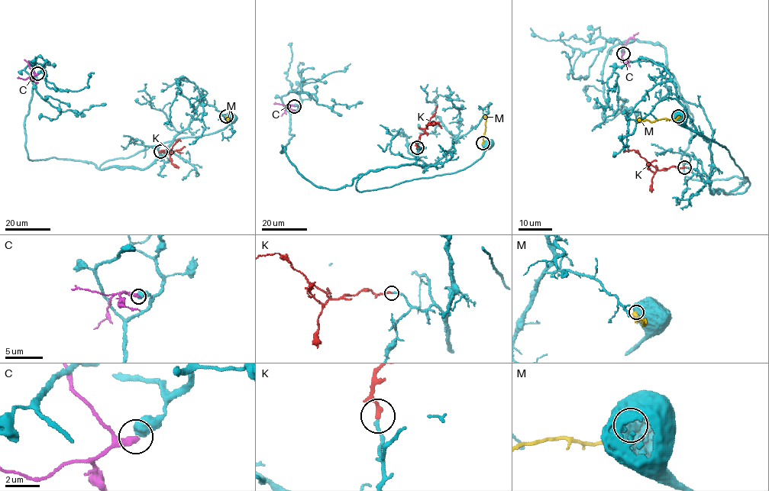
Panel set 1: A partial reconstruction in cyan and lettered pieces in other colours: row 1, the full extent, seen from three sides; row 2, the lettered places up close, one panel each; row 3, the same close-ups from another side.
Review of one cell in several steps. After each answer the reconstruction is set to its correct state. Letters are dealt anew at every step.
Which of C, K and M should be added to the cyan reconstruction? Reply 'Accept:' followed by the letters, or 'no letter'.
Accept: K

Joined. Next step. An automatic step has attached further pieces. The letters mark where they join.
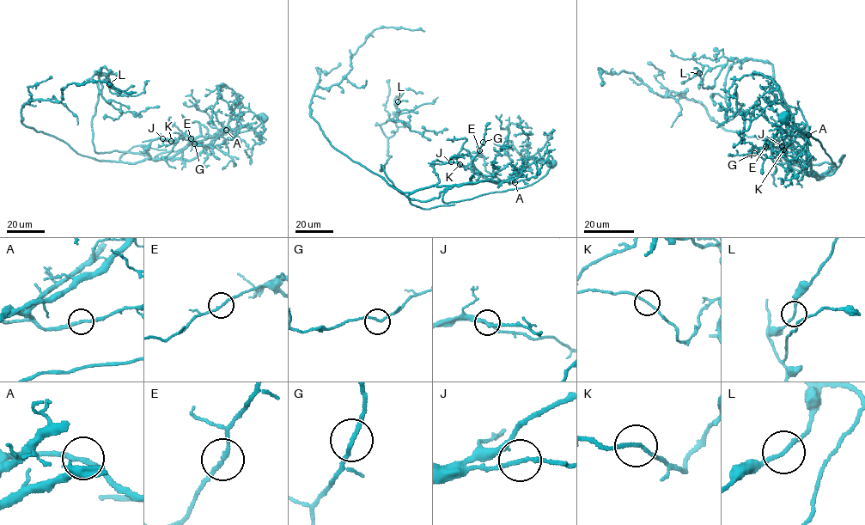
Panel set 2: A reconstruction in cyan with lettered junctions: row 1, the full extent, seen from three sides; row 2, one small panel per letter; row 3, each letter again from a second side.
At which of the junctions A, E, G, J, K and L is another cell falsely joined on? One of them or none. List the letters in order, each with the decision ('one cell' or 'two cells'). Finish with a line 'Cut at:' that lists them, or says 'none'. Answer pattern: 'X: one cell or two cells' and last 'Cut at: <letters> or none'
A: one cell
E: one cell
G: one cell
J: one cell
K: two cells
L: one cell
Cut at: K

